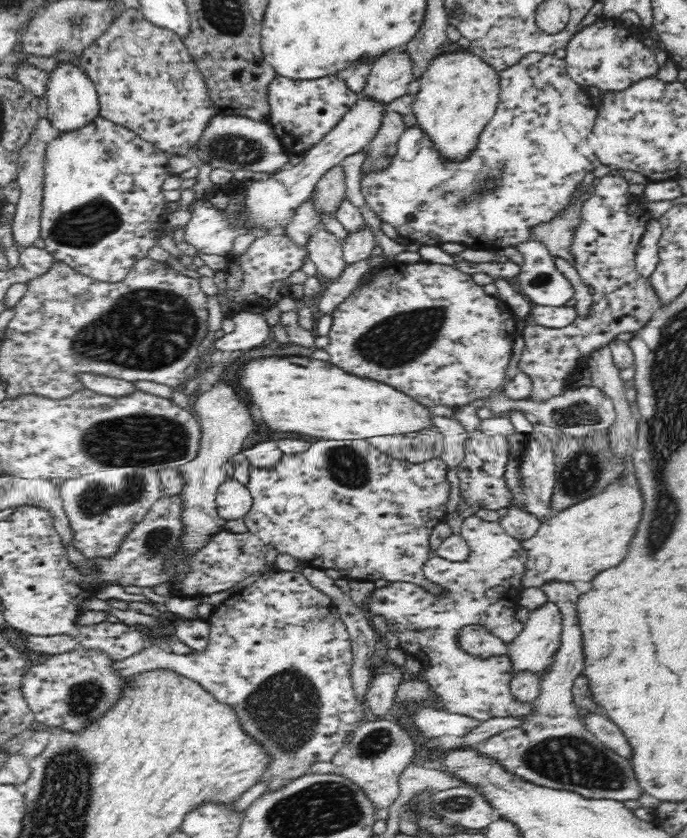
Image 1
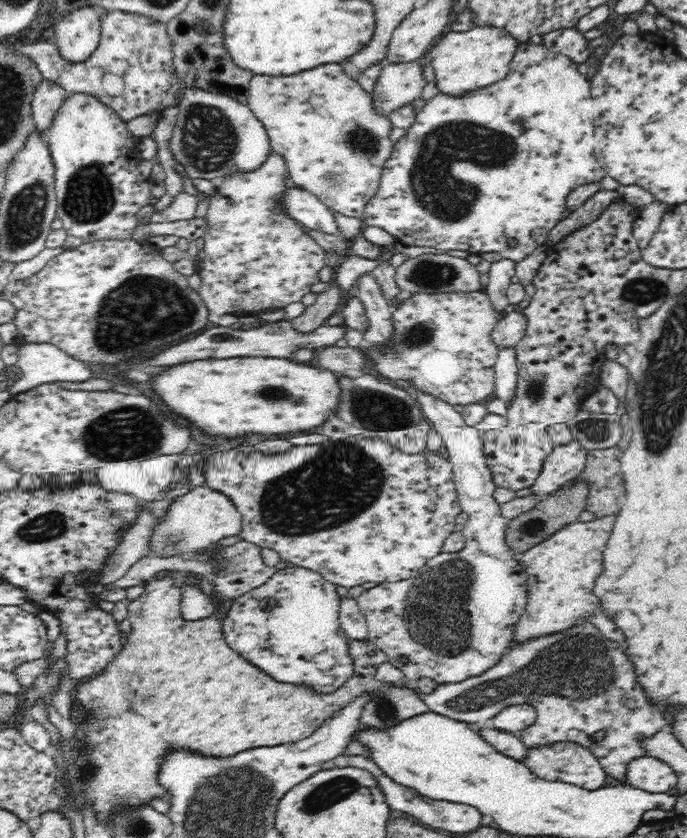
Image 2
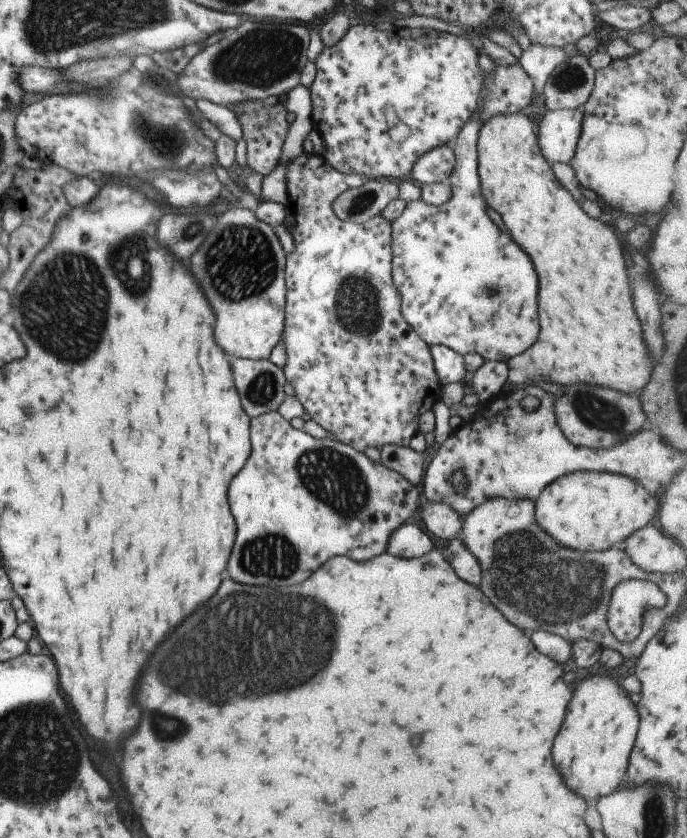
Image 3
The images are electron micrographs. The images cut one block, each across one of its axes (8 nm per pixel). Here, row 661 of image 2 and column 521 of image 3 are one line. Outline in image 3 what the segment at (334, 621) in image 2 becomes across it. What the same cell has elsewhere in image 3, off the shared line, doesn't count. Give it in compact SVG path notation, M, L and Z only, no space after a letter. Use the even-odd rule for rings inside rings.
M478 108L474 110L473 115L463 126L456 140L452 143L456 157L455 168L448 180L450 188L452 188L452 196L450 196L446 202L436 206L430 203L426 204L424 200L406 203L404 212L400 215L400 218L391 223L392 274L394 284L400 293L401 310L404 320L414 328L418 336L420 336L429 347L432 345L447 346L460 355L476 353L484 357L485 360L506 363L510 358L514 358L514 356L518 356L518 354L522 354L522 352L528 350L528 348L538 340L538 334L540 332L540 323L538 320L538 274L536 274L536 268L534 268L530 256L514 242L514 238L512 238L510 234L502 232L502 230L500 230L490 219L486 210L484 210L487 203L482 196L481 184L477 171L477 140L479 130L482 128L482 122L476 118L476 110L478 110Z

